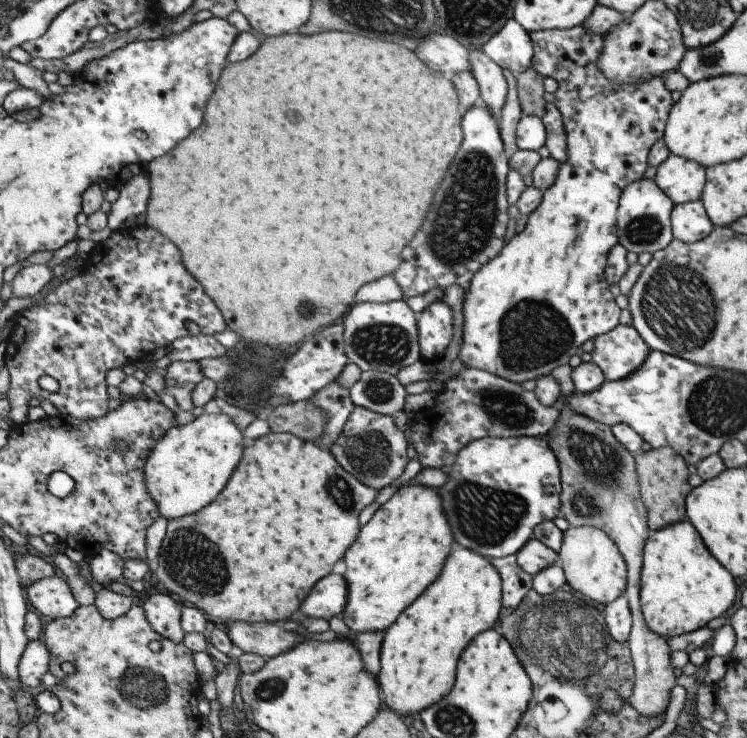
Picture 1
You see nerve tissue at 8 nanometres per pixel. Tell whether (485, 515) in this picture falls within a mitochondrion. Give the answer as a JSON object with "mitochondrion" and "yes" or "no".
{"mitochondrion":"yes"}

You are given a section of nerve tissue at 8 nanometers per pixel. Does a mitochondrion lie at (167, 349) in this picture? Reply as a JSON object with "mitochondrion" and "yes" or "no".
{"mitochondrion":"no"}

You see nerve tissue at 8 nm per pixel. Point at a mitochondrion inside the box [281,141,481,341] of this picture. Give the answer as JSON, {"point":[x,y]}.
{"point":[306,309]}

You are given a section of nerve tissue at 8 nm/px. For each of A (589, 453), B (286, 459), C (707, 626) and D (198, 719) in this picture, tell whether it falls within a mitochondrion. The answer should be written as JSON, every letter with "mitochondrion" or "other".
{"A":"mitochondrion","B":"other","C":"other","D":"other"}

